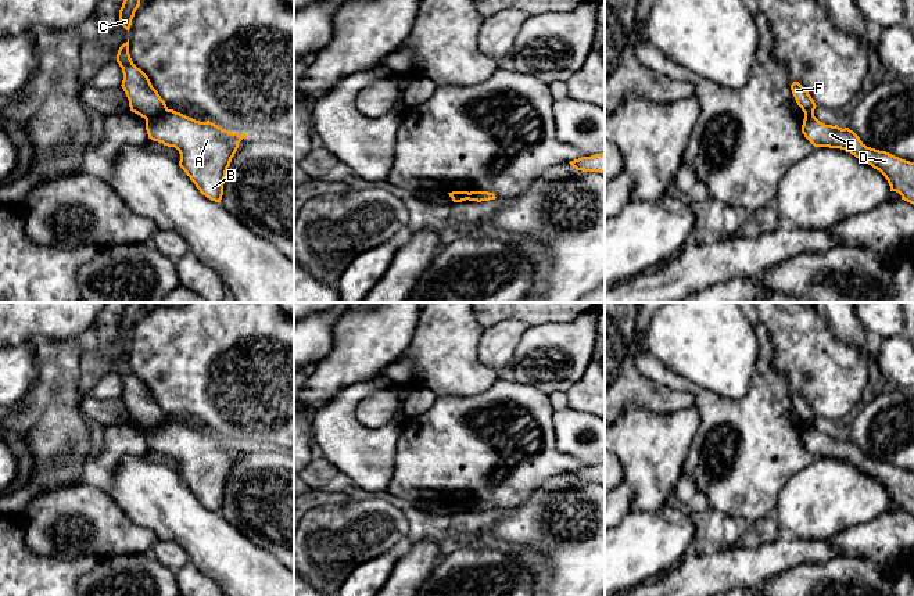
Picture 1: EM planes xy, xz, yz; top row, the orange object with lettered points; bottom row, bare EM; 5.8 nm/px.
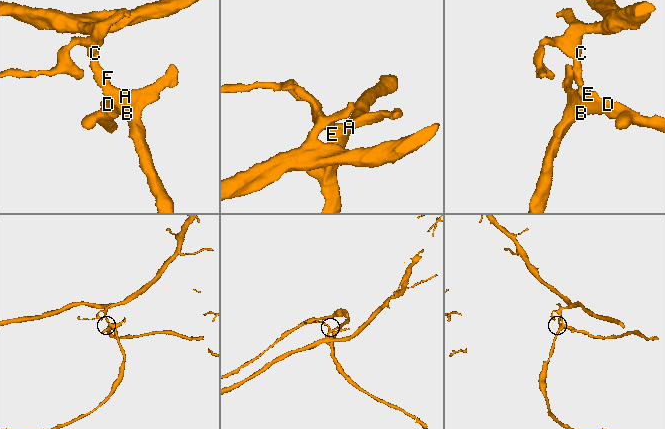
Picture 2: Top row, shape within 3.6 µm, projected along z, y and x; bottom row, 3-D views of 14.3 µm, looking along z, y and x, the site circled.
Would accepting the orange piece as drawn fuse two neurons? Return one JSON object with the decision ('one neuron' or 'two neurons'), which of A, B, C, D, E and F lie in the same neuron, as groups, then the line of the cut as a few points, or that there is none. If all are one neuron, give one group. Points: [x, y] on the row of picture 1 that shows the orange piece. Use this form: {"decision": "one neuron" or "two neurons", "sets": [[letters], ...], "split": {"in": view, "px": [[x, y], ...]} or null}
{"decision": "two neurons", "sets": [["A", "B", "D", "E"], ["C", "F"]], "split": {"in": "xy", "px": [[167, 108], [146, 119]]}}

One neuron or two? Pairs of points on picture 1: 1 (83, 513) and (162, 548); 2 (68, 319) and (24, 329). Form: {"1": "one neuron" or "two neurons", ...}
{"1": "one neuron", "2": "one neuron"}

